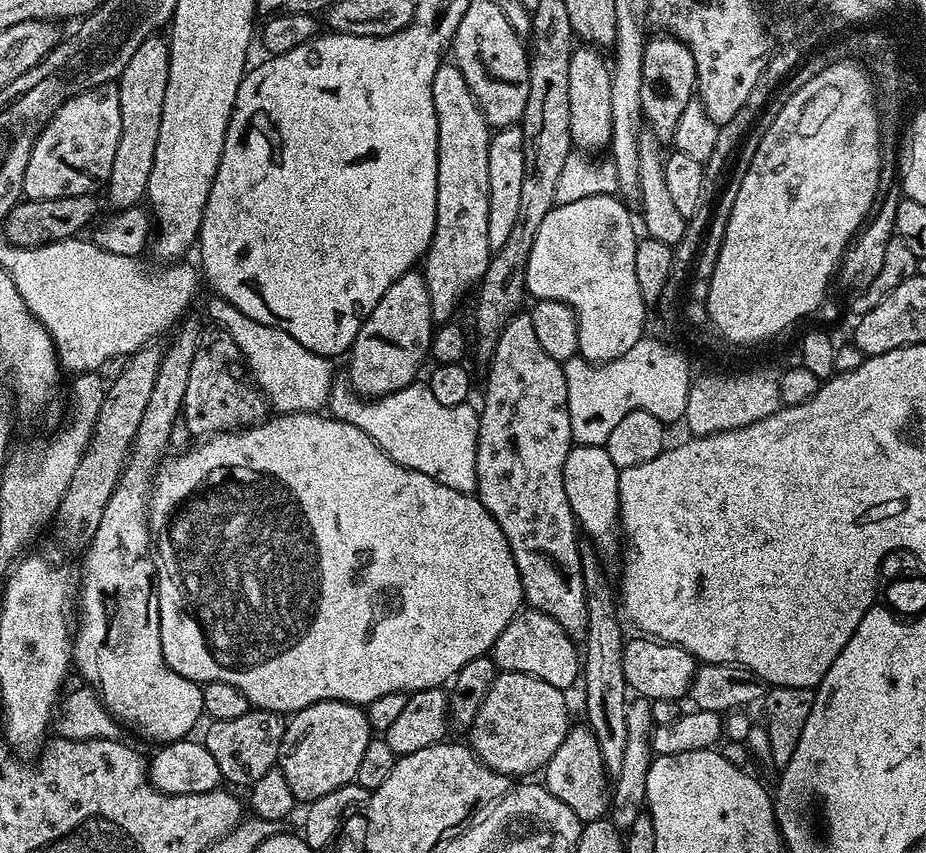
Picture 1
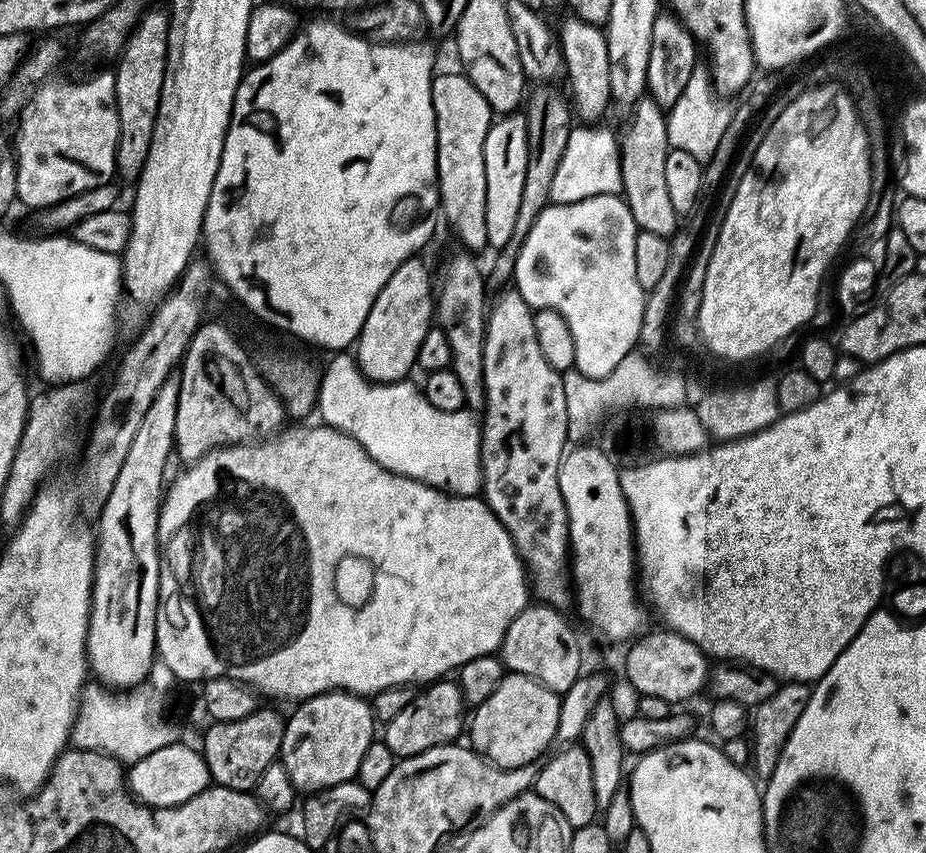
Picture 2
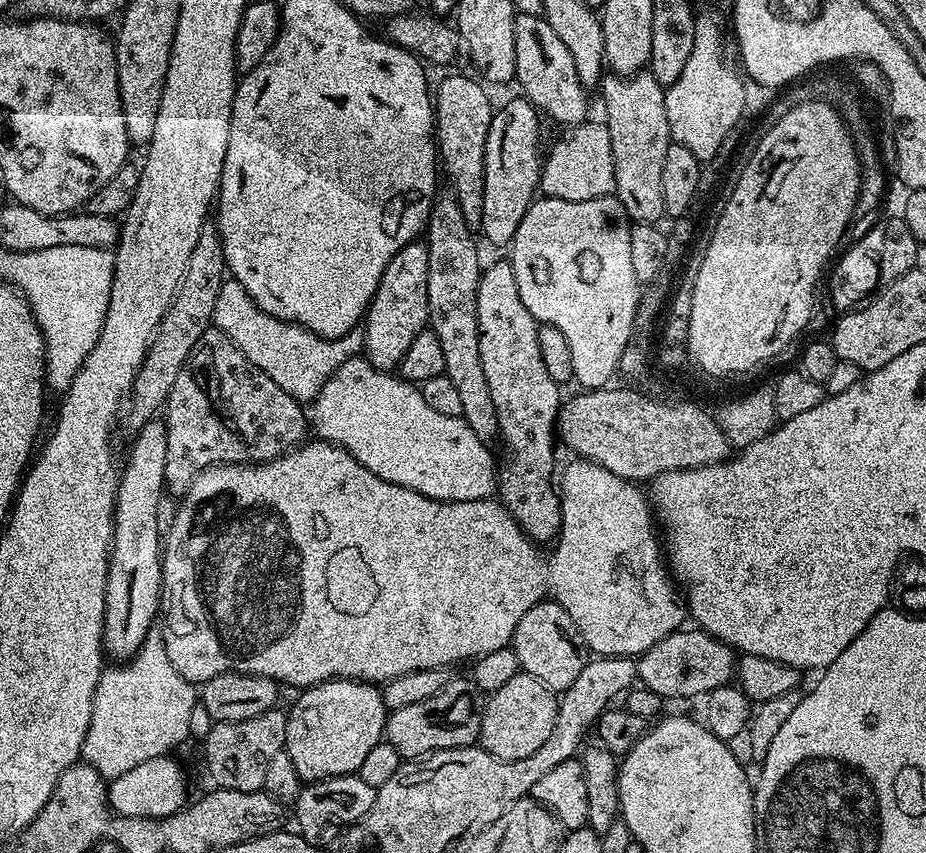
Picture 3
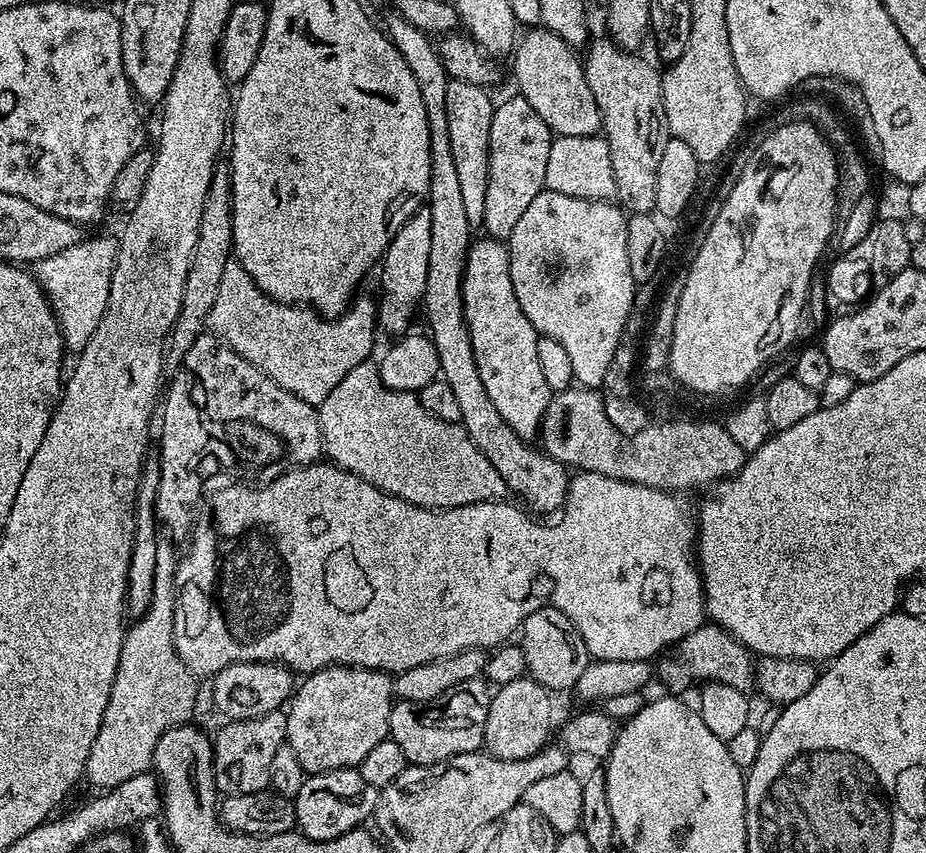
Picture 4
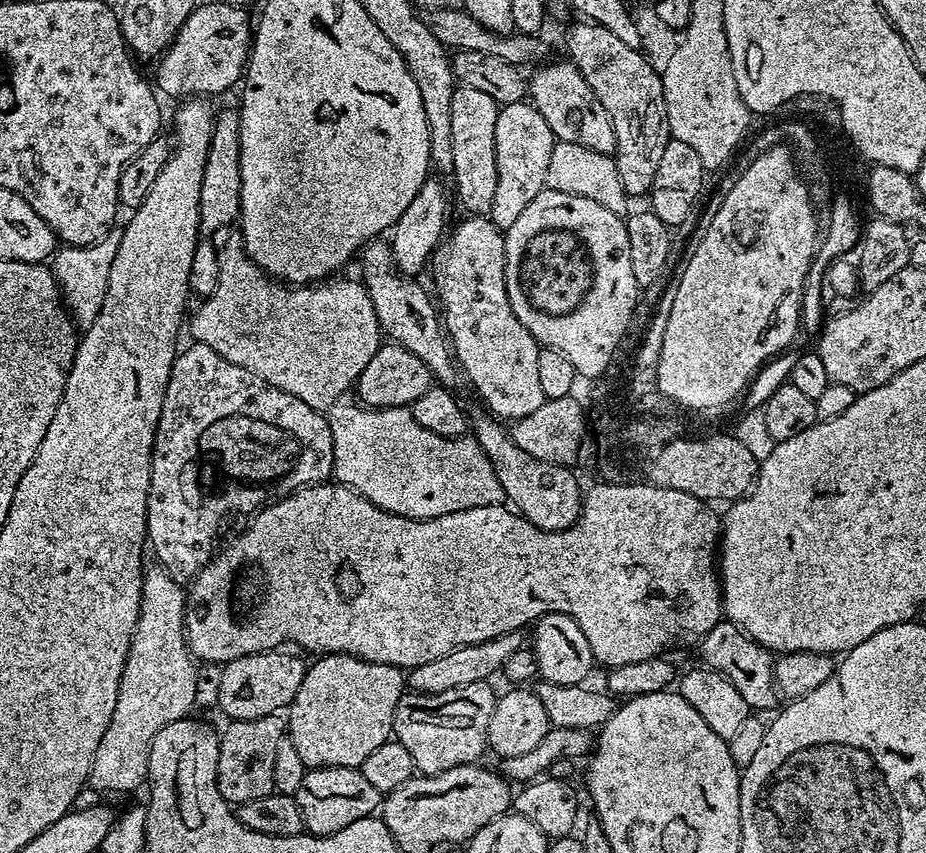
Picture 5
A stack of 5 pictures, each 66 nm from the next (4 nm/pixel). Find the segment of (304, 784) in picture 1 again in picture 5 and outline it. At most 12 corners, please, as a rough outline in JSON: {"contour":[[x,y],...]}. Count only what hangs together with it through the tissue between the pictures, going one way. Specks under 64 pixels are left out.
{"contour":[[313,659],[286,712],[305,769],[359,768],[392,736],[403,671]]}

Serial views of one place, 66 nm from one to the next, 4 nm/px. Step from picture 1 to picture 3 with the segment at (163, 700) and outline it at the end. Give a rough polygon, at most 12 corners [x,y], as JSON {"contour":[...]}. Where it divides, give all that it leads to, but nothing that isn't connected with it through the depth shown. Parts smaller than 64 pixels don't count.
{"contour":[[166,426],[135,433],[116,491],[104,650],[127,662],[162,608]]}

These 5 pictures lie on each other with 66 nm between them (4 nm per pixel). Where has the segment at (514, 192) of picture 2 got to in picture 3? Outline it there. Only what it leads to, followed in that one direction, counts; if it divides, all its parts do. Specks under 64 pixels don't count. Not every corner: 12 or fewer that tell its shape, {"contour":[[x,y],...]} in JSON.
{"contour":[[541,113],[492,114],[479,231],[511,245],[540,187]]}

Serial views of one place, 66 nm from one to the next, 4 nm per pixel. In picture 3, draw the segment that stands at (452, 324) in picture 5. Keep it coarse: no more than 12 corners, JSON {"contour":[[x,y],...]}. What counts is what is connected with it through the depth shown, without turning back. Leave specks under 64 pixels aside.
{"contour":[[511,259],[480,274],[478,350],[508,457],[498,500],[560,534],[561,385]]}

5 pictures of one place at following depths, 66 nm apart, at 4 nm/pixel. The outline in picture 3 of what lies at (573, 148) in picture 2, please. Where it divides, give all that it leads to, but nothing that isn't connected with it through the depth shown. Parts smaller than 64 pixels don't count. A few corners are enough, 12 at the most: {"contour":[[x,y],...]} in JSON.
{"contour":[[607,123],[565,127],[539,191],[566,202],[613,195]]}

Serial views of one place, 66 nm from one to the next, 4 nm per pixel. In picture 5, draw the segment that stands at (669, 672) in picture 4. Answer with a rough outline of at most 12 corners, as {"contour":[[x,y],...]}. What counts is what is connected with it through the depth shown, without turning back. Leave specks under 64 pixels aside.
{"contour":[[721,619],[703,663],[752,710],[777,707],[773,653]]}

